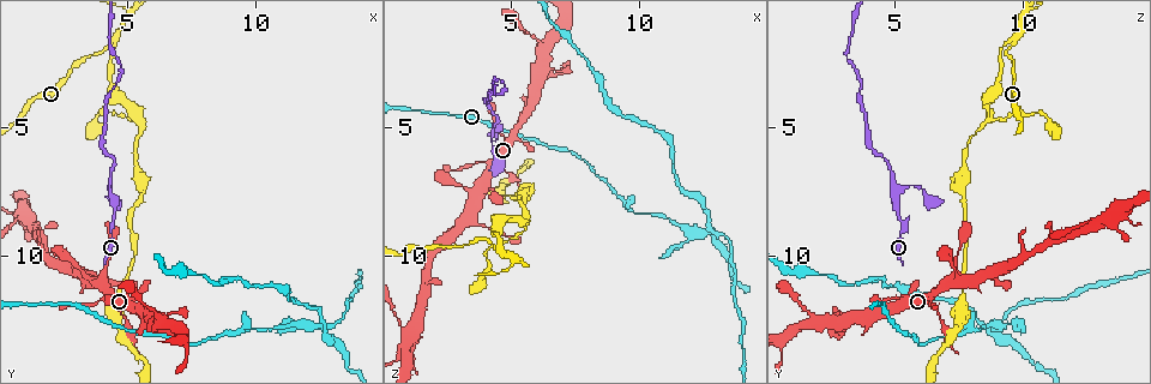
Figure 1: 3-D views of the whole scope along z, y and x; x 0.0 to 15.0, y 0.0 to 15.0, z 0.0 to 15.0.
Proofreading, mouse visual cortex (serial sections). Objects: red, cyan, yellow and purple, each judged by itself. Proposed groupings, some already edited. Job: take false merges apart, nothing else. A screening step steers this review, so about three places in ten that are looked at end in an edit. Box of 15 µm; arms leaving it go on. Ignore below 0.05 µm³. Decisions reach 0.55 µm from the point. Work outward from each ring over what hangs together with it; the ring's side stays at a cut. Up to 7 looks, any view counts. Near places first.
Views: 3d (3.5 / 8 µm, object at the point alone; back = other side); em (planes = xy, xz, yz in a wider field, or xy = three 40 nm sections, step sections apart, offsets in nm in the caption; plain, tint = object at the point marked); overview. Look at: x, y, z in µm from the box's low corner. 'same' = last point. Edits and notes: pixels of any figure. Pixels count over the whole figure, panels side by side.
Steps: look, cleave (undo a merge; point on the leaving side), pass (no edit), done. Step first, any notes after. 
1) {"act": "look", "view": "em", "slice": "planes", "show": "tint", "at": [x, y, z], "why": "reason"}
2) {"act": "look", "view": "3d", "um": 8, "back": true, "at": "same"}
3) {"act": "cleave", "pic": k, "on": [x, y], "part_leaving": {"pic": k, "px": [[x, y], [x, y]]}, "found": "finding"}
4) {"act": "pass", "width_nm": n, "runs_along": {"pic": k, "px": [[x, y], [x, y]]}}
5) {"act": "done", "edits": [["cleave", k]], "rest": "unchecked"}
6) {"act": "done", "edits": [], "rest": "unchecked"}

{"act": "look", "view": "3d", "um": 8, "at": [4.3, 7.6, 5.0], "why": "thin neck"}

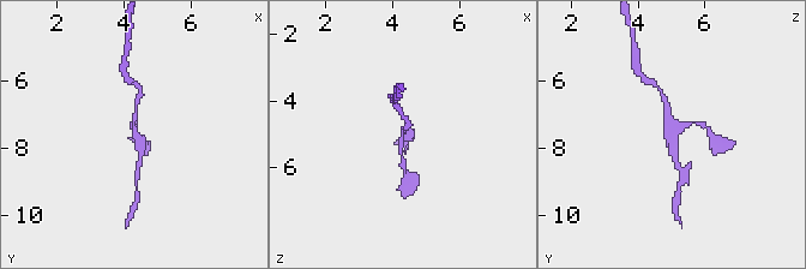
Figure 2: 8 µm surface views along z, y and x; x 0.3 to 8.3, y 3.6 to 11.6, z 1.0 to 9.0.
{"act": "look", "view": "3d", "um": 3.5, "at": [4.2, 7.6, 4.9]}

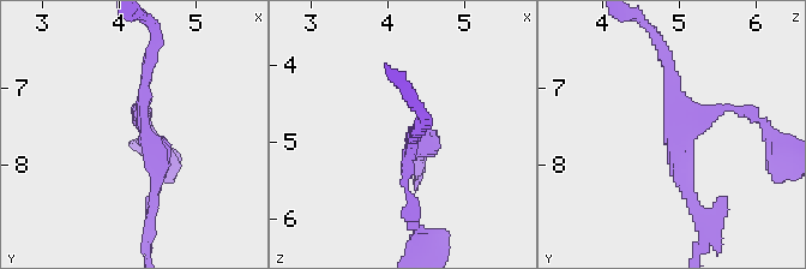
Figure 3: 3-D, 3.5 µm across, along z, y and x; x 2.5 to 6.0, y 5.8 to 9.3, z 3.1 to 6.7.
{"act": "pass", "arm_widths_nm": [100, 200, 200], "runs_along": {"pic": 3, "px": [[690, 197], [662, 49]]}, "found": "all the same cell"}

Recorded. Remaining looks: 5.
{"act": "look", "view": "3d", "um": 3.5, "at": [9.4, 13.0, 8.0], "why": "a fork"}

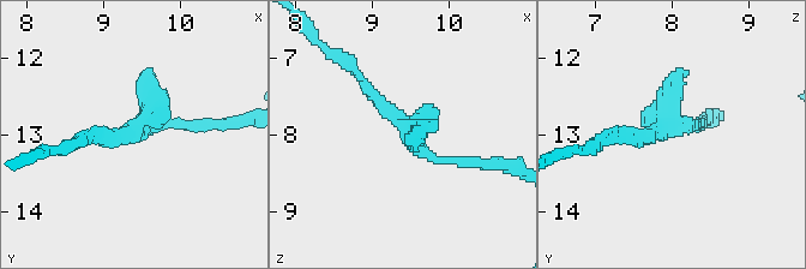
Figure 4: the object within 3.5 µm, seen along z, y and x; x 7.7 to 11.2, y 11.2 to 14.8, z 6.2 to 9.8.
{"act": "look", "view": "em", "slice": "xy", "step": 1, "show": "tint", "at": [9.45, 12.90, 7.95]}

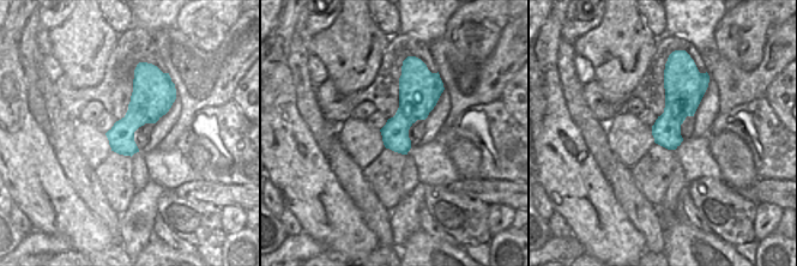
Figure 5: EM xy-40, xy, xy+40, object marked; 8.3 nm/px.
{"act": "pass", "width_nm": 220, "runs_along": {"pic": 4, "px": [[358, 75], [431, 157], [482, 163]]}, "found": "continuous, no second cell"}

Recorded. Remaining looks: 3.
{"act": "look", "view": "3d", "um": 3.5, "back": true, "at": [12.8, 13.0, 9.0], "why": "four or more arms meet"}

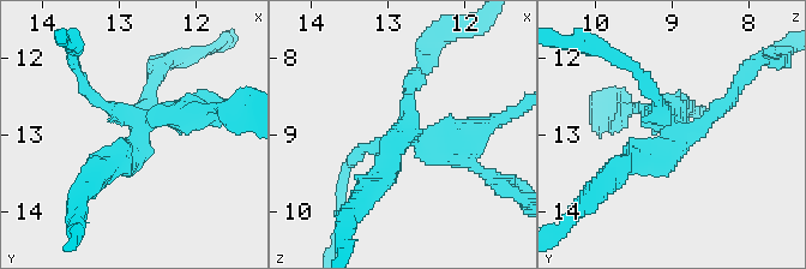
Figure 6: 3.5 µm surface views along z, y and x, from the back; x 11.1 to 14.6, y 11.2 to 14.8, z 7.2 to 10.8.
{"act": "look", "view": "em", "slice": "xy", "step": 2, "show": "tint", "at": [12.75, 13.00, 8.95], "why": "need the tissue"}

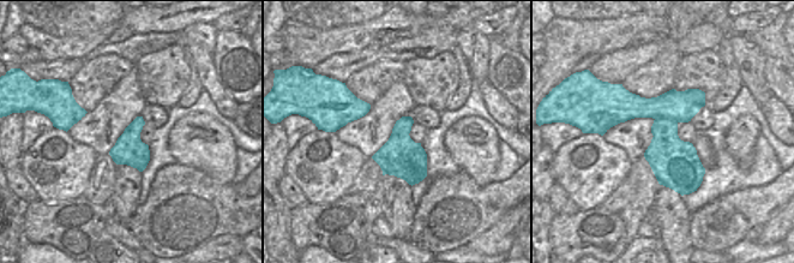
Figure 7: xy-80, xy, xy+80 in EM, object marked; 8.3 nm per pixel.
{"act": "look", "view": "em", "slice": "xy", "step": 5, "show": "tint", "at": "same"}

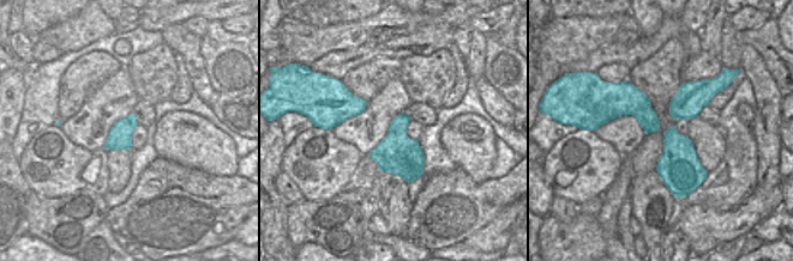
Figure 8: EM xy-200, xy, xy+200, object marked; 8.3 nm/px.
{"act": "cleave", "pic": 6, "on": [142, 103], "arm_widths_nm": [200, 200, 300, 400], "found": "two cells meet here"}

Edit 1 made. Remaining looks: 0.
{"act": "done", "edits": [["cleave", 6]], "rest": "unchecked"}

